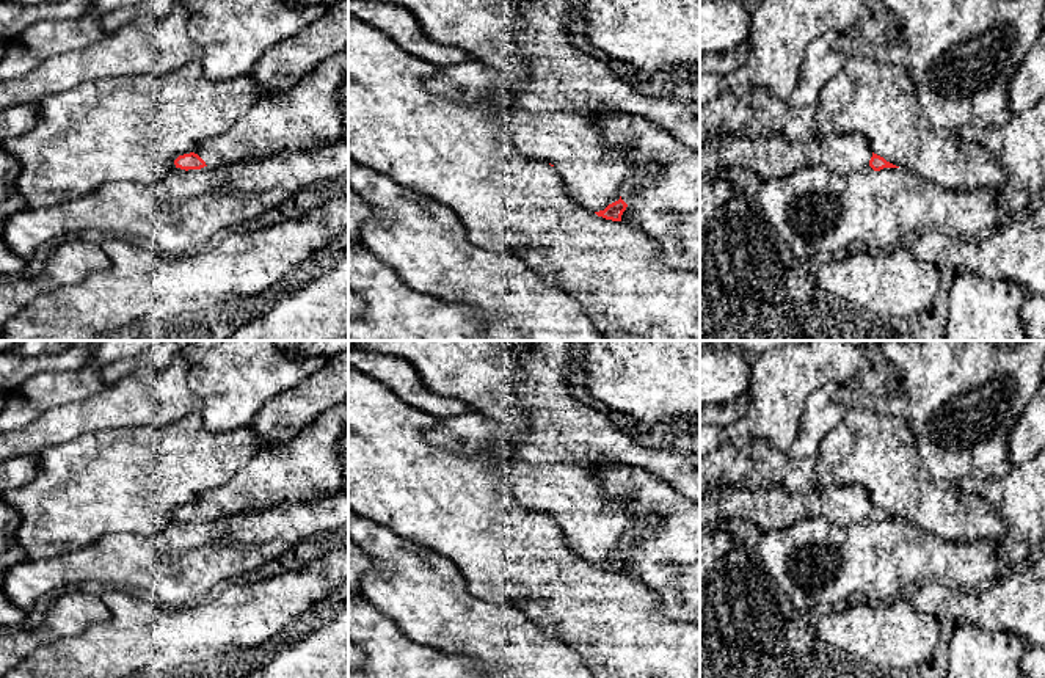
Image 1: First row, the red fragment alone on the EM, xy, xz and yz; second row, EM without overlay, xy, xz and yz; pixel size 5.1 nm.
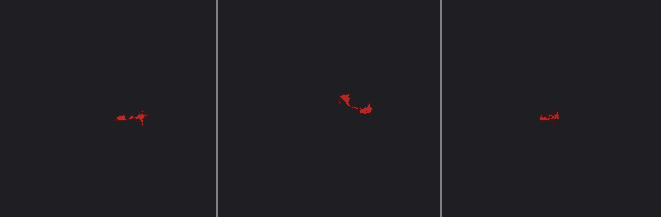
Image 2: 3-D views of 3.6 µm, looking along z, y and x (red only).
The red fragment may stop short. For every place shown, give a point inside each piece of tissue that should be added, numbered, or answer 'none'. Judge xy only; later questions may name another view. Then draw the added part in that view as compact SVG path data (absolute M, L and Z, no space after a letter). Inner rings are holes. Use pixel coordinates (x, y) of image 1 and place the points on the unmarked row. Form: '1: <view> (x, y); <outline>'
1: xy (104, 482); M193 411L169 425L96 430L44 449L35 455L38 474L0 498L19 513L17 541L28 560L42 560L86 548L107 534L160 532L179 507L196 504L271 446L249 427L210 432L201 411Z

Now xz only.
1: xz (447, 503); M348 367L348 510L392 529L399 537L419 548L427 548L450 560L461 573L468 592L472 596L482 601L515 604L540 628L573 647L596 678L700 678L700 622L678 622L670 618L656 592L623 573L606 571L582 559L568 546L554 518L548 513L522 508L515 498L505 494L499 488L501 463L493 455L461 455L430 444L425 435L433 430L438 422L438 416L406 403L377 378Z

